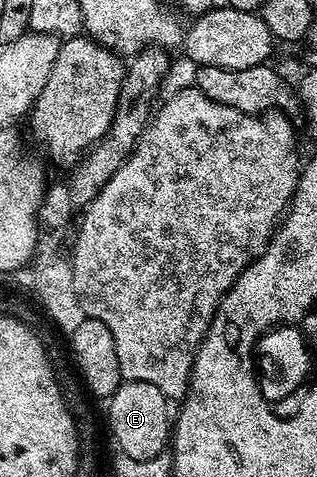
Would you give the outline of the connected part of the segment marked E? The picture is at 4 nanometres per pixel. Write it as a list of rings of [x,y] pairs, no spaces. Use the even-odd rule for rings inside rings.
[[[123,381],[111,398],[108,398],[109,427],[126,457],[144,461],[160,457],[168,448],[171,434],[171,414],[169,415],[169,399],[151,383],[140,381]]]

